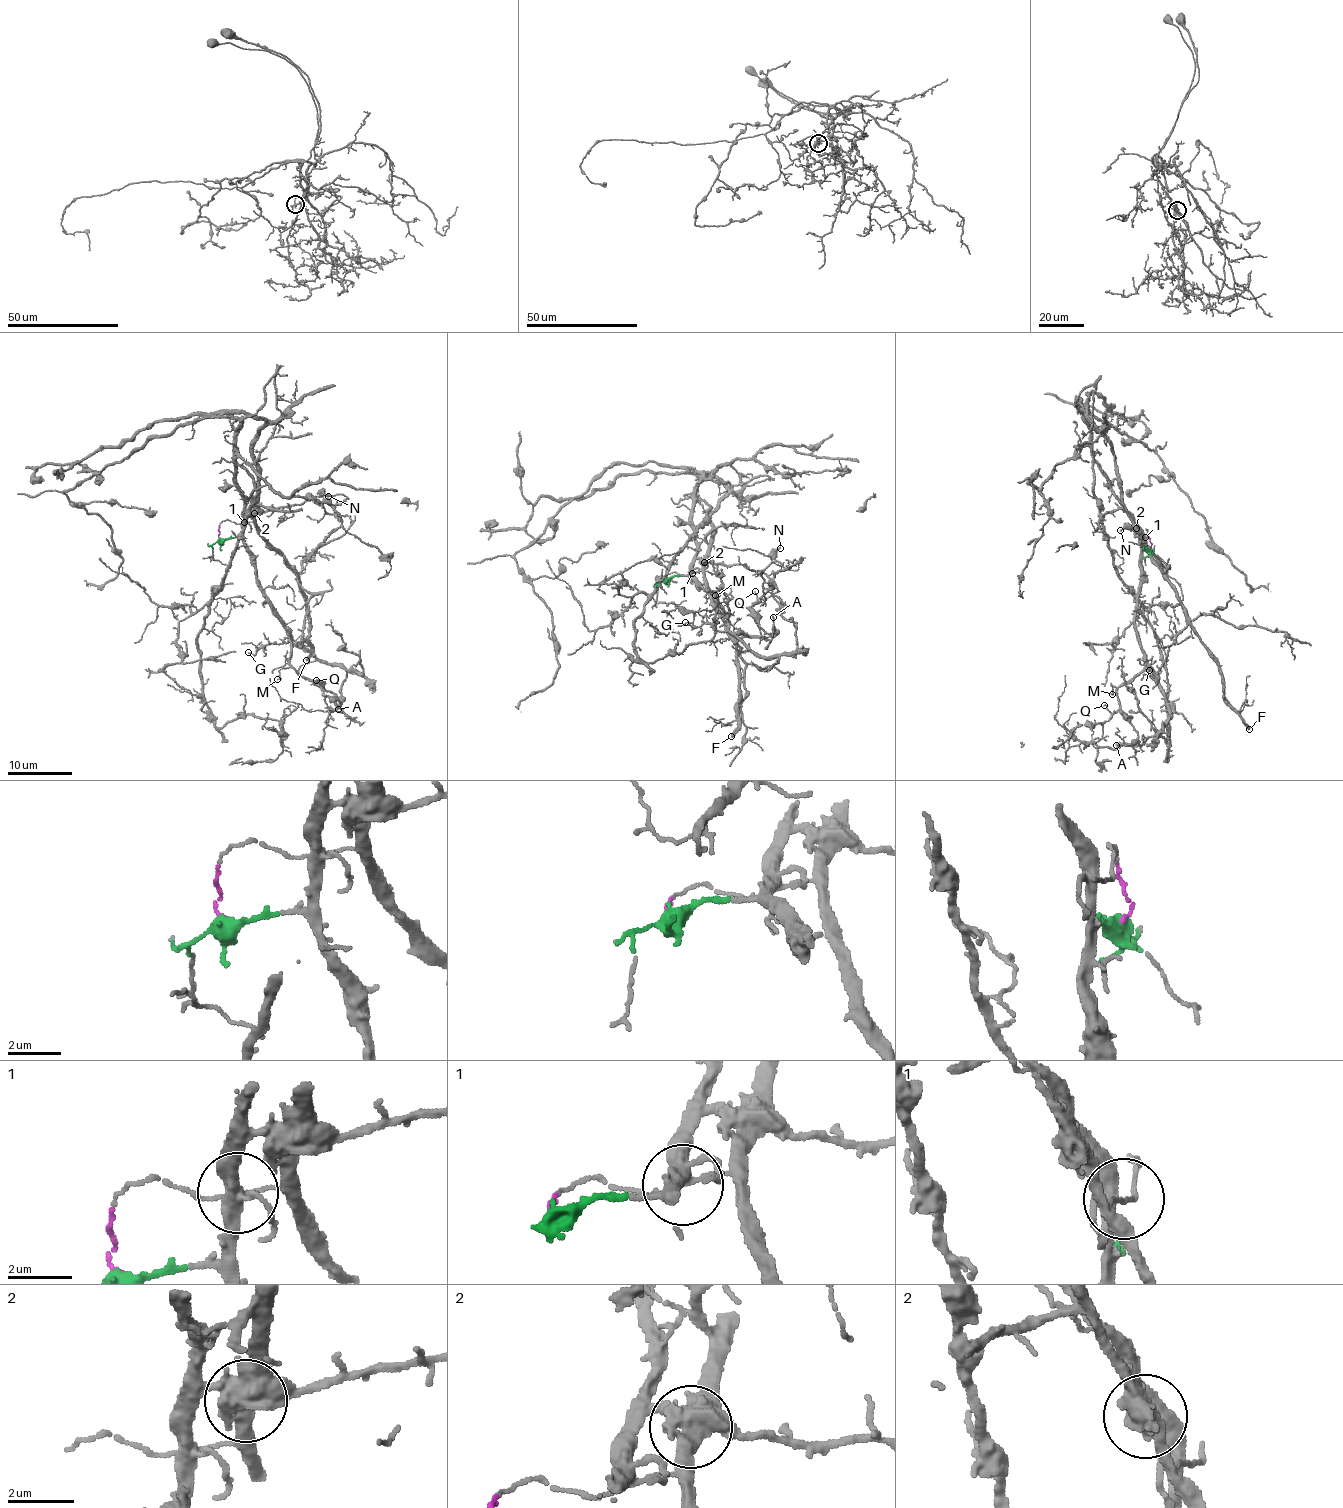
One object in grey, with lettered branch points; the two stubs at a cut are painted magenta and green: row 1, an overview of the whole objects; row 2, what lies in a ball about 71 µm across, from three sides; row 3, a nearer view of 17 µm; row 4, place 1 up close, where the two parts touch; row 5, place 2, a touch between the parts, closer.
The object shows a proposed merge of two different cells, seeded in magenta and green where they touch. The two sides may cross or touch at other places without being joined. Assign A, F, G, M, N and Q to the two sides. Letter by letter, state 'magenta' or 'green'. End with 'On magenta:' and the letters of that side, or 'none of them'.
A: green
F: magenta
G: green
M: green
N: green
Q: green
On magenta: F

